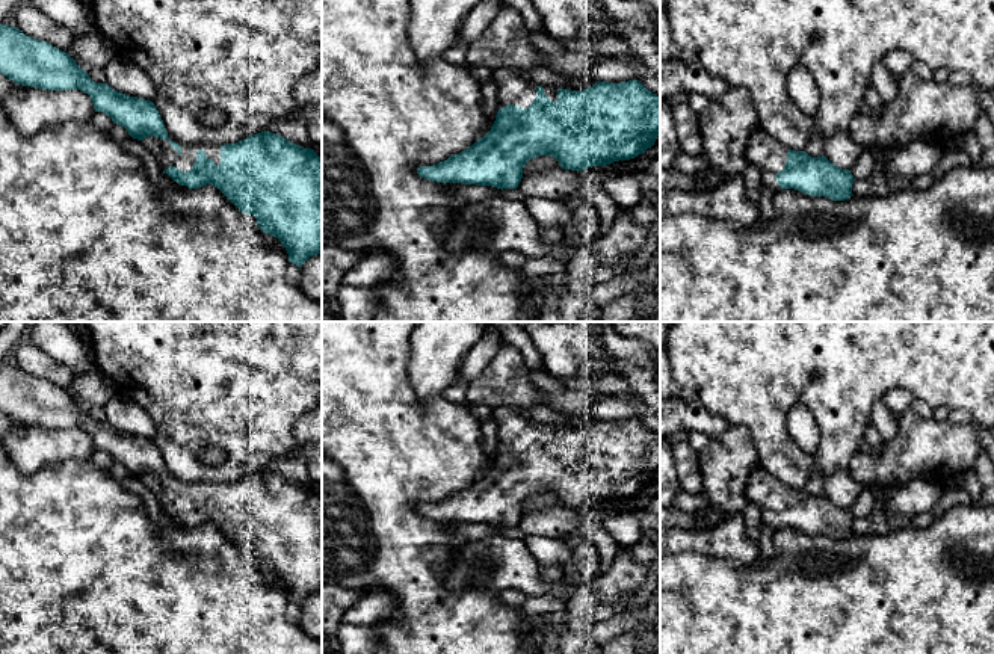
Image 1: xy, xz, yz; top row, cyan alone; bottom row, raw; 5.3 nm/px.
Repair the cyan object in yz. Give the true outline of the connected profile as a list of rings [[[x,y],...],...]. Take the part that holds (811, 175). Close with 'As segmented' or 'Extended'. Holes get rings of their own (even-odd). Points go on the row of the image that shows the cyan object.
[[[761,127],[748,140],[746,160],[760,169],[763,186],[773,192],[795,189],[834,201],[854,196],[855,178],[849,169],[835,166],[825,156],[811,157],[805,151],[789,150]]]. Extended

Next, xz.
[[[520,69],[492,71],[499,112],[491,130],[459,154],[437,165],[420,165],[417,174],[437,183],[462,183],[517,189],[524,165],[539,156],[553,156],[562,169],[583,171],[630,160],[651,148],[660,134],[660,98],[639,80],[595,82],[583,91],[541,86],[526,80]]]. Extended

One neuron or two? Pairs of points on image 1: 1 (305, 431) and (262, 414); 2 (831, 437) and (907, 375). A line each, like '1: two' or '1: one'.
1: two
2: one

